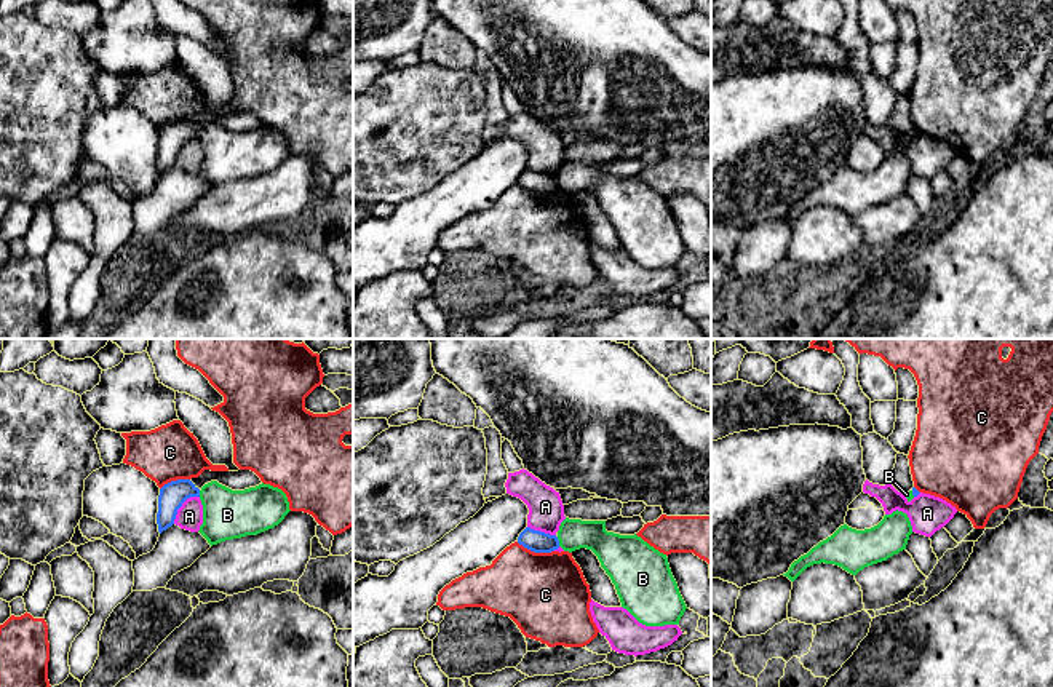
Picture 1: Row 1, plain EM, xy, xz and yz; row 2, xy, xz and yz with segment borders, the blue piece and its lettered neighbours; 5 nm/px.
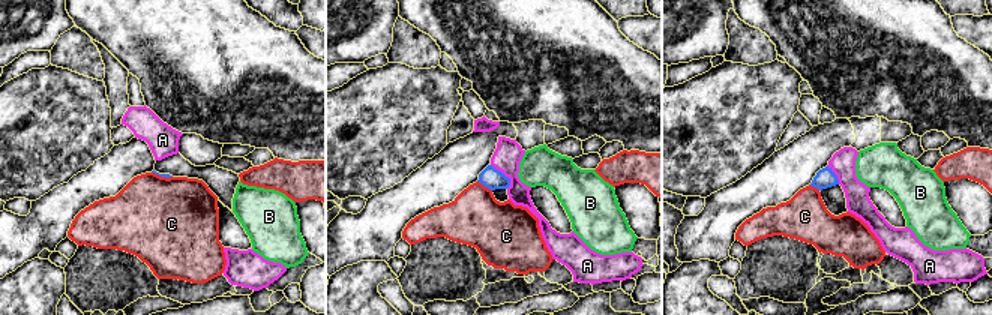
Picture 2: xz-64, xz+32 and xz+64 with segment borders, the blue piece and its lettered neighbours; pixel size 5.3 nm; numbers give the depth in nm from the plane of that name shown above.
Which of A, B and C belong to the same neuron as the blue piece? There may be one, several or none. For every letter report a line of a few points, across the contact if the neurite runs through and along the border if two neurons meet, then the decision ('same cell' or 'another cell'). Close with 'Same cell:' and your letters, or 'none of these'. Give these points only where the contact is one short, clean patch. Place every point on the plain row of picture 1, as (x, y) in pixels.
A: another cell
B: line xz (556, 179), (560, 187); another cell
C: another cell
Same cell: none of these

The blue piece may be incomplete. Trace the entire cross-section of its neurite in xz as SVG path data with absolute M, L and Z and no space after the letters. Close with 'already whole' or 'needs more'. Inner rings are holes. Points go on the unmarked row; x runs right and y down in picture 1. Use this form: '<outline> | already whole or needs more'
M526 169L519 176L518 185L534 195L551 195L559 190L559 182L556 177L534 173L530 169Z | already whole

